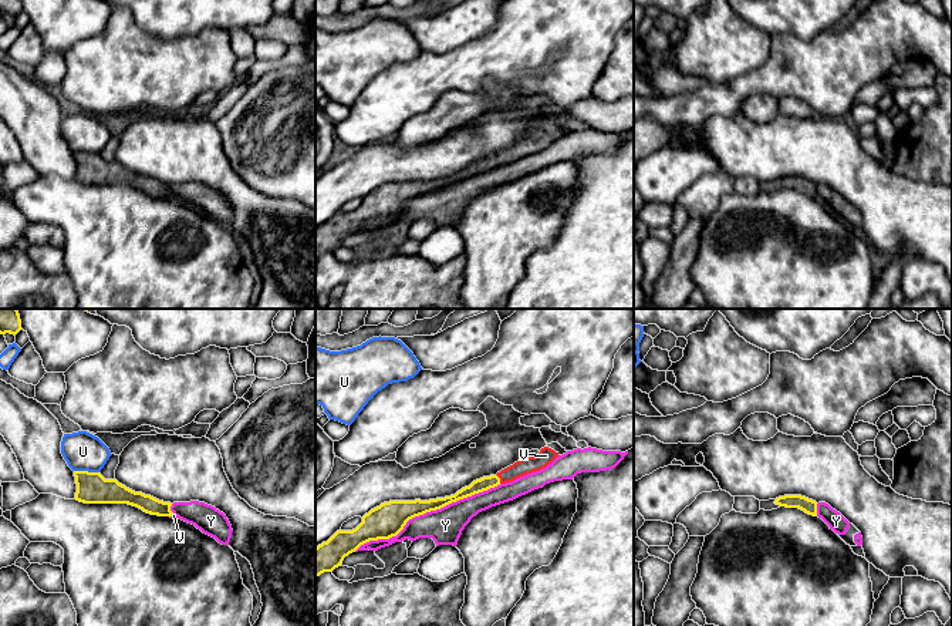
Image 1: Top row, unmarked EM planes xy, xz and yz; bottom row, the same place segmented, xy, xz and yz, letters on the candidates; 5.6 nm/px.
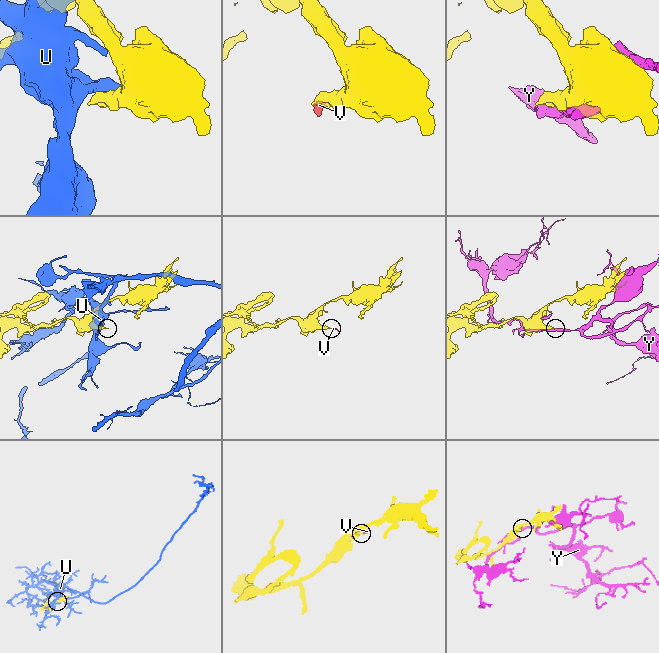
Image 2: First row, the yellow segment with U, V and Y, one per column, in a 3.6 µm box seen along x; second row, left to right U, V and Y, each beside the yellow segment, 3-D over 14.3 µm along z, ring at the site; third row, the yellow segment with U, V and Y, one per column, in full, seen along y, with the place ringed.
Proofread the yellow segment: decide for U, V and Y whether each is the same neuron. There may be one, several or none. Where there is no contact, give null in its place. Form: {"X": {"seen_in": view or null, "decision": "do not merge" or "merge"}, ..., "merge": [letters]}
{"U": {"seen_in": "xy", "decision": "do not merge"}, "V": {"seen_in": "xz", "decision": "merge"}, "Y": {"seen_in": "xz", "decision": "do not merge"}, "merge": ["V"]}

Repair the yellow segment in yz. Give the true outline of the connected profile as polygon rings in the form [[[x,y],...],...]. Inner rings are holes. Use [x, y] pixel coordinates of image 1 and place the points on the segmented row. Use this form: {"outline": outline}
{"outline": [[[784,495],[776,499],[760,501],[760,509],[772,511],[780,506],[799,508],[808,515],[817,516],[817,502],[801,495]]]}

